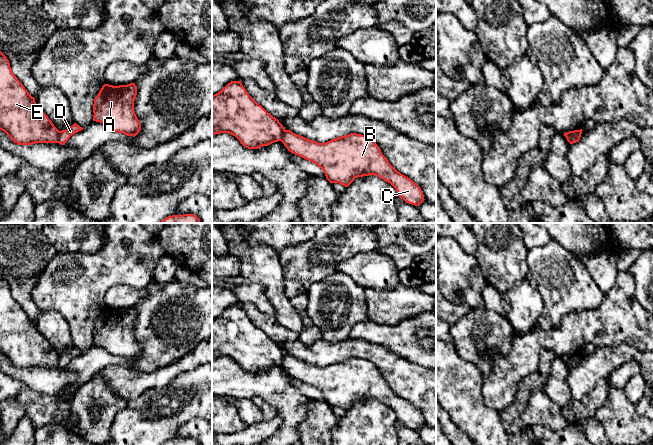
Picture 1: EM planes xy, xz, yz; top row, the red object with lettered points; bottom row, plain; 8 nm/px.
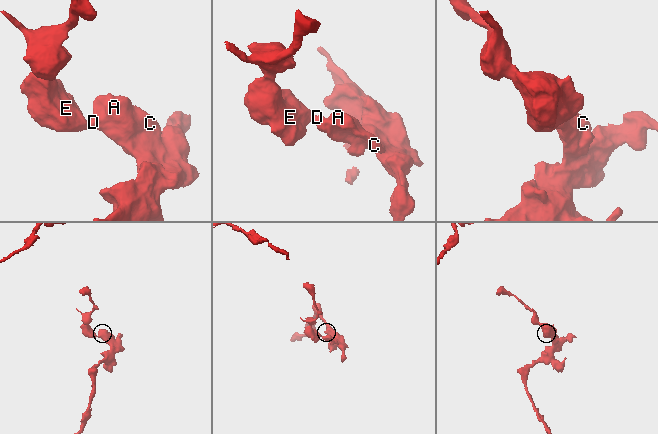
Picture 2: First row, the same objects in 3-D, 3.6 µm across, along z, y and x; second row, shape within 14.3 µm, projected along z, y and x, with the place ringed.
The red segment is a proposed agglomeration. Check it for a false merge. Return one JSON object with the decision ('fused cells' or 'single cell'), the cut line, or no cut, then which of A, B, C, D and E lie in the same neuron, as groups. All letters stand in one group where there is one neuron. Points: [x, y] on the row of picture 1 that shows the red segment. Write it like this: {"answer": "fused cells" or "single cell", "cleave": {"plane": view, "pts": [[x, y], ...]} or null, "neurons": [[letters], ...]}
{"answer": "fused cells", "cleave": {"plane": "xy", "pts": [[60, 131], [57, 142]]}, "neurons": [["A", "B", "C", "D"], ["E"]]}

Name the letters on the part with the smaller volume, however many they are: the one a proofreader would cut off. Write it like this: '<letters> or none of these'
E

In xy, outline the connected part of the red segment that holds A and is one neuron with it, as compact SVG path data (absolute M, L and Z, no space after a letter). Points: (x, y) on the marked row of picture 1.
M135 83L113 86L104 84L93 104L93 121L106 125L115 132L135 137L141 124L134 111L137 95Z

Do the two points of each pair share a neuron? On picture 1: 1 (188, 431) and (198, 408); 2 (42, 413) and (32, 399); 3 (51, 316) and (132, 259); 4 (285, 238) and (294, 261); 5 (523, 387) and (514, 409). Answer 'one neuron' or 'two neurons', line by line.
1: two neurons
2: one neuron
3: two neurons
4: two neurons
5: one neuron

